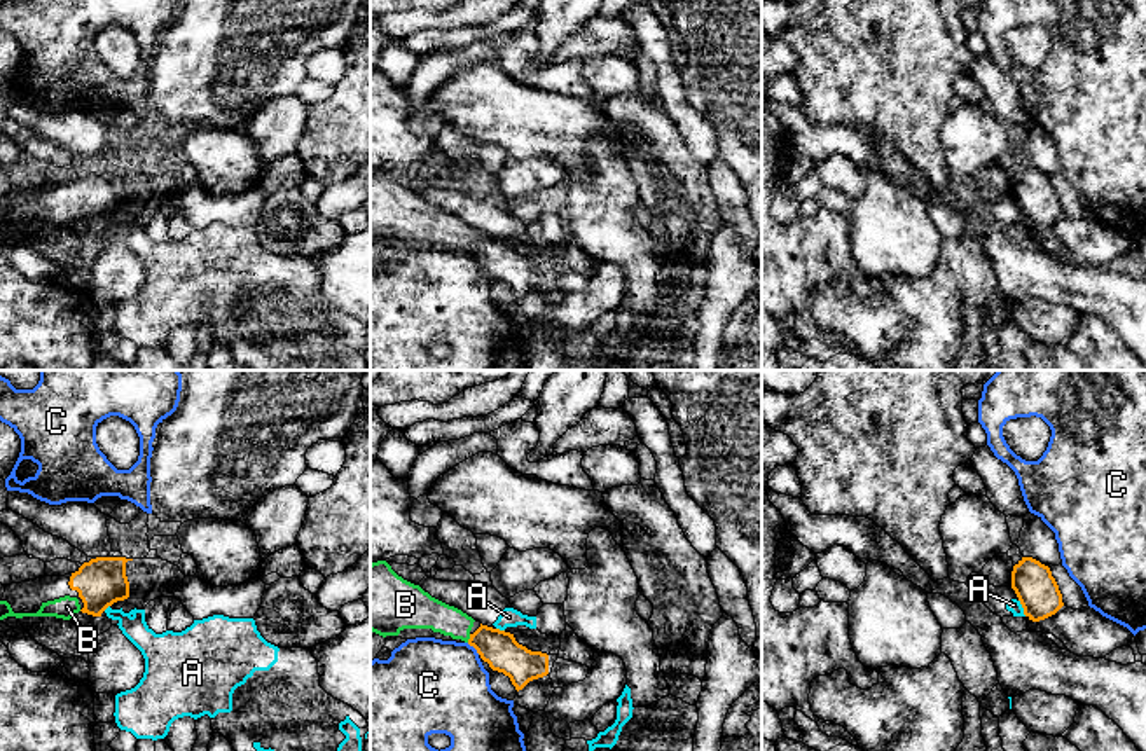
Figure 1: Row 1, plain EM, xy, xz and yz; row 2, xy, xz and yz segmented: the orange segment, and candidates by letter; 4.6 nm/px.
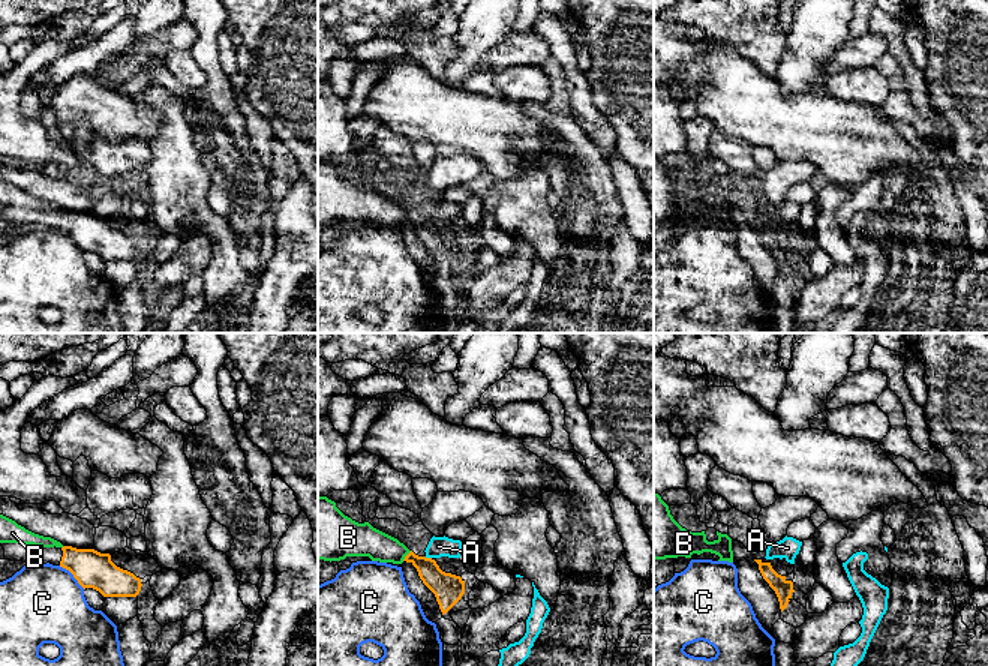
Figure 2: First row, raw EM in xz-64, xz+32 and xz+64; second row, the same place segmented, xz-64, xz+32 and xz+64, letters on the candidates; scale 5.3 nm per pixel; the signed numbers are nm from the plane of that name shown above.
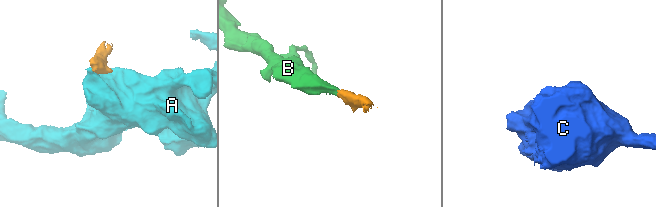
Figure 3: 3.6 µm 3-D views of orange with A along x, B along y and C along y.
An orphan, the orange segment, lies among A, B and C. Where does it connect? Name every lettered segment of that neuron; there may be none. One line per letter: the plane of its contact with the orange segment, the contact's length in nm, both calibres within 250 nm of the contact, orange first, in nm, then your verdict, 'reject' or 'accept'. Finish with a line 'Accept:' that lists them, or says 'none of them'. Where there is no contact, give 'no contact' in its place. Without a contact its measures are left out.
A: meets orange in yz; contact 90 nm long; 190 nm thick on the orange side, 60 nm on the other; reject
B: meets orange in xz; contact 40 nm long; 170 nm thick on the orange side, 160 nm on the other; accept
C: meets orange in xz; contact 80 nm long; 170 nm thick on the orange side, 440 nm on the other; reject
Accept: B

